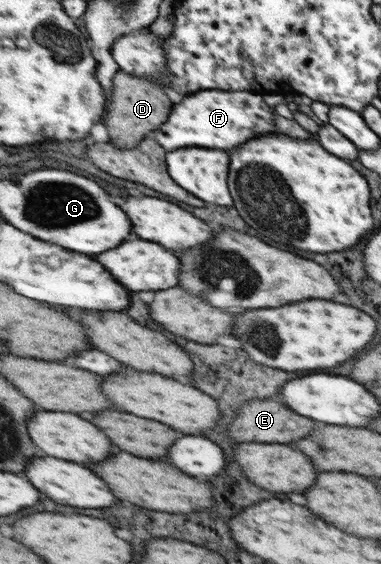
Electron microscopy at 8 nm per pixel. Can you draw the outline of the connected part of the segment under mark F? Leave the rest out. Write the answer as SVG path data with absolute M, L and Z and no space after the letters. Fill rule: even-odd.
M249 91L233 92L197 92L187 96L181 104L175 104L169 122L155 130L155 138L159 144L173 152L177 148L201 146L201 148L221 148L229 150L239 146L259 134L275 132L277 126L273 124L273 110L265 104L263 96L251 94Z

